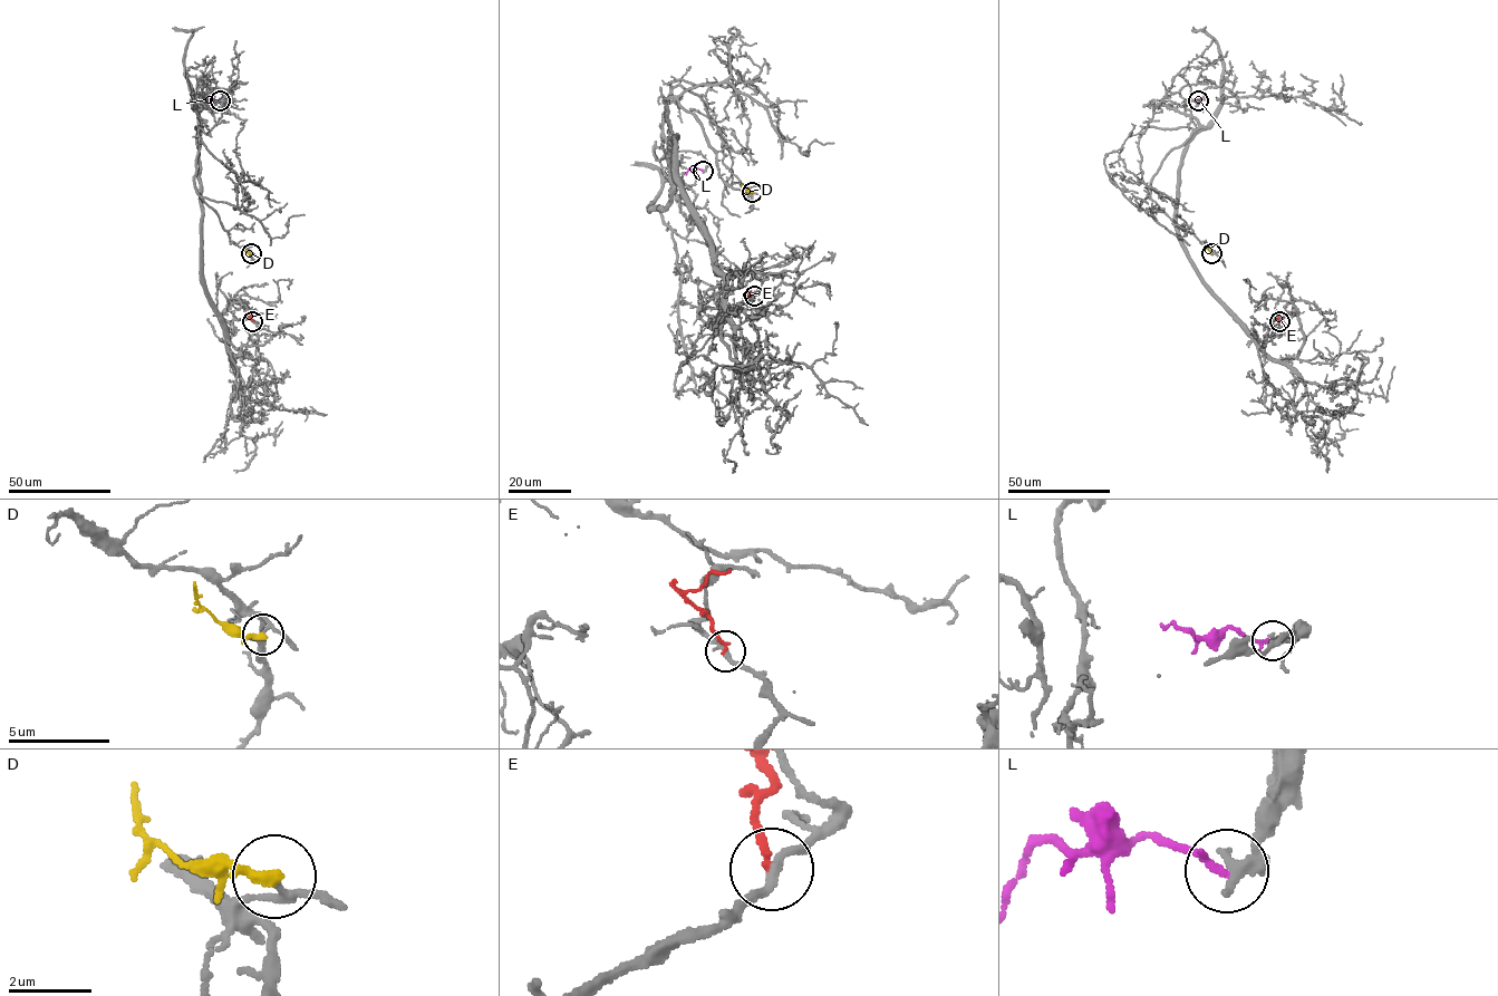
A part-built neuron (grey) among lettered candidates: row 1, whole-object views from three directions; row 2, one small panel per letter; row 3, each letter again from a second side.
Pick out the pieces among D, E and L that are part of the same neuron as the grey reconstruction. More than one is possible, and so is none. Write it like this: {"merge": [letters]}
{"merge": []}

